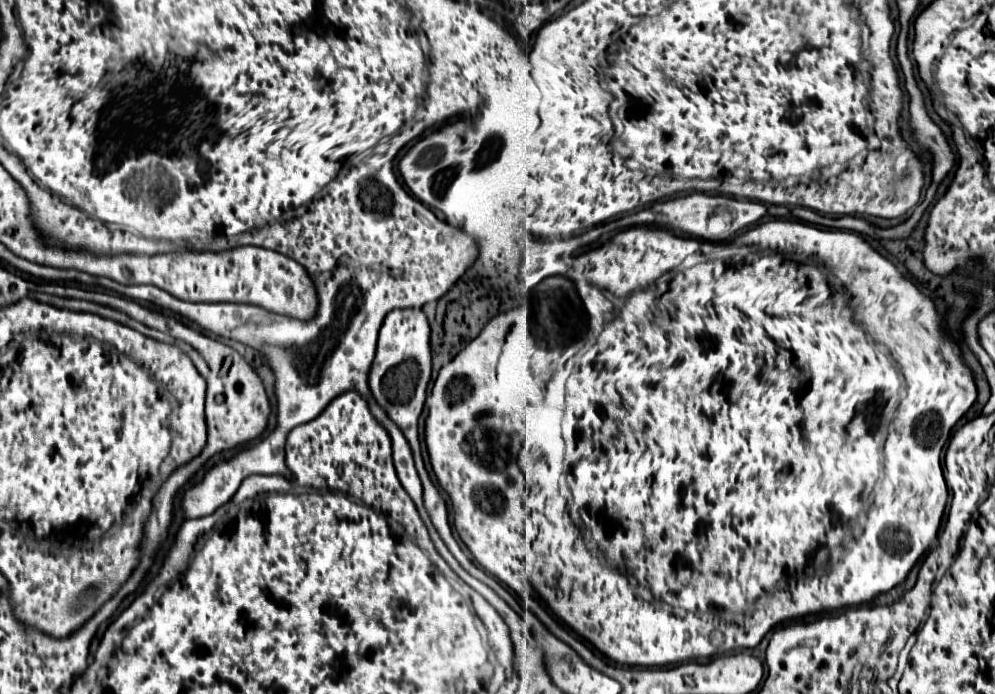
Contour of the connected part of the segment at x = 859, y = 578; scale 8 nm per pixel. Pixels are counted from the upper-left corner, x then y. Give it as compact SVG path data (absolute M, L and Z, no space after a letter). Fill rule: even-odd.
M777 219L777 220L771 220L771 221L769 221L769 222L766 222L766 223L764 223L764 224L760 224L760 225L758 225L758 226L756 226L756 227L754 227L754 228L752 228L752 229L750 229L750 230L748 230L748 231L747 231L747 232L745 232L745 233L743 233L743 234L741 234L741 235L738 235L738 236L737 236L737 237L735 237L735 238L734 238L734 239L733 239L733 240L732 240L732 242L730 242L730 241L729 241L729 242L728 242L728 241L724 241L724 242L718 242L718 243L711 243L711 242L702 242L702 241L700 241L700 240L697 240L697 239L693 239L693 238L682 238L682 237L681 237L681 236L677 236L677 235L676 235L676 234L675 234L675 233L674 233L674 232L672 232L672 230L670 230L670 229L668 229L668 228L665 228L665 227L660 227L660 226L633 226L633 227L630 227L630 228L628 228L628 229L626 229L626 230L623 230L623 232L619 232L619 233L617 233L617 234L615 234L615 236L613 236L613 238L611 238L611 240L609 240L609 242L605 242L605 244L603 244L603 246L601 246L601 248L597 248L597 250L589 250L589 252L583 252L583 254L579 254L579 256L575 256L575 258L569 258L569 262L565 262L565 276L569 276L569 278L589 278L589 282L593 282L593 286L597 286L597 288L601 288L601 290L605 290L605 294L607 294L607 296L609 296L609 298L613 298L613 300L615 300L615 302L619 302L619 306L617 306L617 308L614 308L614 309L615 309L615 318L613 318L613 320L611 320L611 322L607 322L607 324L605 324L605 326L603 326L603 330L601 330L601 334L599 334L599 336L597 336L597 340L595 340L595 344L591 344L591 346L590 346L590 348L589 348L589 349L586 349L586 342L583 342L583 340L581 340L581 342L577 342L577 344L579 344L579 350L577 350L577 353L576 353L576 354L575 354L575 356L573 356L573 358L571 358L571 360L569 360L569 348L559 348L559 350L555 350L555 352L553 352L553 354L551 354L551 360L547 360L547 362L545 362L545 384L547 384L547 385L545 385L545 386L547 386L547 387L546 387L546 392L545 392L545 394L543 394L543 395L545 395L545 396L544 396L544 399L543 399L543 401L542 401L542 402L541 402L541 404L540 404L540 405L538 405L538 404L536 404L536 405L533 405L533 406L532 406L532 409L534 409L534 410L551 410L551 411L552 411L552 410L553 410L553 411L554 411L554 410L559 410L559 414L561 414L561 410L563 410L563 421L562 421L562 423L561 423L561 426L562 426L562 430L563 430L563 434L567 434L567 438L573 438L573 445L566 445L566 450L561 450L561 452L547 452L547 450L545 450L545 448L543 448L543 456L519 456L519 462L521 462L521 466L527 466L527 486L513 486L513 478L509 478L509 476L507 476L507 474L505 474L505 472L507 472L507 470L509 470L509 468L517 468L517 454L519 454L519 452L515 452L515 450L521 450L521 442L523 442L523 422L521 422L521 412L517 412L517 410L515 410L515 406L513 406L513 404L511 404L511 400L507 400L507 396L503 396L503 394L501 394L501 390L499 390L499 384L497 384L497 380L495 380L495 368L497 368L497 360L499 360L499 354L501 354L501 348L503 348L503 344L505 344L505 336L507 336L507 334L509 334L509 330L511 330L511 326L513 326L513 318L511 318L511 316L509 316L509 314L499 314L499 316L495 316L495 318L493 318L493 320L491 320L491 322L489 322L489 324L487 324L487 326L485 326L485 328L483 328L483 330L481 330L481 334L479 334L479 336L477 336L477 338L475 338L475 340L473 340L473 342L471 342L471 344L467 344L467 346L465 346L465 348L463 348L463 350L461 350L461 352L459 352L459 354L457 354L457 356L455 356L455 358L453 358L453 360L451 360L451 362L447 362L447 364L445 364L445 366L443 366L443 368L441 368L441 370L439 370L439 376L437 376L437 380L435 380L435 384L433 384L433 390L431 390L431 394L429 394L429 398L427 398L427 410L429 410L429 412L427 412L427 418L425 418L425 444L427 444L427 452L429 452L429 462L431 462L431 466L433 466L433 472L435 472L435 476L437 476L437 482L439 482L439 486L441 486L441 488L443 488L443 490L445 490L445 492L447 492L447 494L449 494L449 498L451 498L451 506L453 506L453 510L455 510L455 528L457 528L457 532L459 532L459 536L461 536L461 540L463 540L463 542L465 542L465 546L467 546L467 548L469 548L469 550L471 550L471 554L473 554L473 558L475 558L475 560L476 560L476 562L481 562L481 567L482 567L482 568L483 568L483 569L485 569L485 570L487 570L487 571L488 571L488 572L489 572L489 573L490 573L490 575L492 575L492 576L493 576L493 570L491 570L491 566L493 566L493 562L491 562L491 510L489 510L489 490L485 490L485 478L489 478L489 486L497 486L497 490L501 490L501 494L505 494L505 522L523 522L523 490L525 490L525 488L527 488L527 490L525 490L525 498L527 498L527 516L529 516L529 518L527 518L527 526L525 526L525 528L527 528L527 546L531 546L531 552L529 552L529 554L527 554L527 580L529 580L529 582L531 582L531 584L533 584L533 588L535 588L535 590L537 590L537 592L539 592L539 596L541 596L541 598L543 598L543 600L545 600L545 602L547 602L547 606L549 606L549 608L551 608L551 610L553 610L553 612L555 612L555 616L556 616L556 617L557 617L557 618L559 618L559 619L560 619L560 620L561 620L561 621L562 621L562 622L565 622L565 623L564 623L564 624L565 624L565 625L566 625L566 626L567 626L567 627L568 627L568 628L570 628L570 629L573 629L573 631L574 631L574 632L577 632L577 634L579 634L579 636L581 636L581 638L585 638L585 640L587 640L587 642L591 642L591 644L593 644L593 646L595 646L595 648L597 648L597 650L599 650L599 652L601 652L601 654L605 654L605 656L607 656L607 658L609 658L609 660L613 660L613 662L617 662L617 664L625 664L625 666L667 666L667 664L681 664L681 662L689 662L689 660L697 660L697 658L711 658L711 656L721 656L721 654L729 654L729 652L737 652L737 650L743 650L743 648L755 648L755 646L757 646L757 644L759 644L759 642L761 642L761 640L763 640L763 636L765 636L765 634L767 634L767 632L769 632L769 630L771 630L771 628L775 628L775 626L777 626L777 624L781 624L781 622L787 622L787 620L797 620L797 618L803 618L803 616L807 616L807 614L817 614L817 612L833 612L833 610L839 610L839 608L845 608L845 606L859 606L859 604L865 604L865 602L871 602L871 600L873 600L873 598L877 598L877 596L879 596L879 594L885 594L885 592L889 592L889 590L891 590L891 588L895 588L895 586L897 586L897 584L901 584L901 582L903 582L903 580L905 580L905 578L907 578L907 574L909 574L909 572L911 572L911 568L913 568L913 566L915 566L915 564L917 564L917 560L919 560L919 558L921 558L921 556L923 556L923 554L925 554L925 552L927 552L927 550L929 550L929 546L931 546L931 544L933 544L933 540L935 540L935 538L937 538L937 532L939 532L939 524L941 524L941 516L943 516L943 512L945 512L945 506L947 506L947 498L949 498L949 490L947 490L947 484L945 484L945 480L943 480L943 470L941 470L941 448L943 448L943 446L945 446L945 442L947 442L947 440L949 440L949 434L951 434L951 428L953 428L953 426L955 426L955 424L957 424L957 420L959 420L959 418L961 418L961 416L963 416L963 414L965 414L965 412L967 412L967 410L969 410L969 408L971 408L971 404L973 404L973 402L975 402L975 400L977 400L977 386L975 386L975 380L973 380L973 374L971 374L971 370L969 370L969 366L967 366L967 364L965 364L965 360L963 360L963 354L961 354L961 346L959 346L959 342L957 342L957 340L955 340L955 338L951 338L951 336L949 336L949 334L945 334L945 330L943 330L943 326L941 326L941 324L943 324L943 320L941 320L941 316L939 316L939 312L937 312L937 308L935 308L935 304L933 304L933 300L931 300L931 298L927 298L927 296L925 296L925 294L921 294L921 292L919 292L919 290L917 290L917 286L915 286L915 284L913 284L913 282L911 282L911 280L909 280L909 278L905 278L905 276L903 276L903 274L901 274L901 272L899 272L899 270L897 270L897 268L895 268L895 266L893 266L893 263L892 263L892 262L891 262L891 261L889 261L889 260L888 260L888 259L887 259L887 258L885 258L885 257L884 257L884 256L882 256L882 255L881 255L881 254L880 254L880 253L879 253L879 252L877 252L877 250L875 250L875 249L874 249L874 248L871 248L871 246L869 246L869 243L868 243L868 242L867 242L867 241L865 241L865 240L864 240L864 239L863 239L863 238L862 238L862 237L861 237L861 236L860 236L860 235L858 235L858 234L857 234L857 233L854 233L854 232L849 232L849 231L846 231L846 230L837 230L837 229L836 229L836 230L820 230L820 229L817 229L817 228L814 228L814 226L813 226L813 225L811 225L811 224L808 224L808 223L805 223L805 222L800 222L800 221L790 221L790 220L783 220L783 219ZM832 276L835 276L835 279L837 279L837 280L841 280L841 282L843 282L843 284L845 284L845 286L847 286L847 288L849 288L849 290L845 290L845 286L841 286L841 288L839 288L839 283L837 283L837 282L834 282L834 279L829 279L829 278L831 278L831 277L832 277ZM649 284L656 284L656 285L657 285L657 287L658 287L658 286L659 286L659 287L660 287L660 289L661 289L661 290L662 290L662 293L664 293L664 294L663 294L663 295L662 295L662 296L661 296L661 297L660 297L660 299L659 299L659 302L660 302L660 308L661 308L661 310L662 310L662 311L663 311L663 312L665 312L665 310L667 310L667 313L666 313L666 314L665 314L665 335L664 335L664 336L662 336L662 332L661 332L661 333L660 333L660 334L659 334L659 333L657 333L657 330L653 330L653 314L649 314L649 310L653 310L653 306L657 306L657 302L649 302L649 306L645 306L645 310L641 310L641 306L643 306L643 302L645 302L645 292L643 292L643 290L645 290L645 288L646 288L646 287L648 287L648 286L649 286ZM875 430L889 430L889 436L887 436L887 438L889 438L889 442L929 442L929 446L901 446L901 450L897 450L897 458L885 458L885 466L893 466L893 470L883 470L883 446L884 446L884 443L885 443L885 441L884 441L884 439L882 439L882 440L881 440L881 439L880 439L880 438L879 438L879 437L878 437L878 436L877 436L877 434L878 434L878 432L879 432L879 431L875 431ZM543 462L545 462L545 468L547 468L547 466L549 466L549 462L557 462L557 464L559 464L559 462L564 462L564 463L565 463L565 465L566 465L566 466L567 466L567 467L569 467L569 468L570 468L570 470L569 470L569 472L567 472L567 486L569 486L569 490L570 490L570 494L571 494L571 496L572 496L572 508L573 508L573 509L574 509L574 508L576 508L576 509L578 509L578 513L579 513L579 518L580 518L580 519L578 519L578 520L579 520L579 522L580 522L580 533L581 533L581 536L582 536L582 539L583 539L583 542L584 542L584 543L585 543L585 544L583 544L583 542L581 542L581 536L579 536L579 530L577 530L577 526L575 526L575 524L573 524L573 520L571 520L571 518L569 518L569 512L567 512L567 508L565 508L565 506L563 506L563 502L561 502L561 498L559 498L559 496L555 496L555 494L547 494L547 492L543 492L543 498L547 498L547 500L543 500L543 504L537 504L537 506L535 506L535 504L531 504L531 472L543 472ZM701 532L703 532L703 556L701 556L701 552L699 552L699 534L701 534ZM817 556L823 556L823 570L821 570L821 566L817 566ZM627 576L633 576L633 578L635 578L635 580L637 580L637 582L639 582L639 584L643 584L643 586L645 586L645 588L647 588L647 590L651 590L651 594L653 594L653 598L655 598L655 600L659 600L659 602L663 602L663 604L669 604L669 606L671 606L671 610L673 610L673 612L671 612L671 611L668 611L668 612L665 612L665 610L663 610L663 608L657 608L657 606L651 606L651 610L649 610L649 602L645 602L645 600L643 600L643 598L639 598L639 594L637 594L637 592L635 592L635 590L633 590L633 588L631 588L631 586L629 586L629 578L627 578ZM685 578L697 578L697 586L693 586L693 584L689 584L689 582L687 582L687 580L685 580ZM717 606L721 606L721 610L733 610L733 620L725 620L725 618L723 618L723 620L719 620L719 618L717 618L717 616L719 616L719 612L717 612ZM745 620L753 620L753 622L749 622L749 626L741 626L741 622L745 622Z

